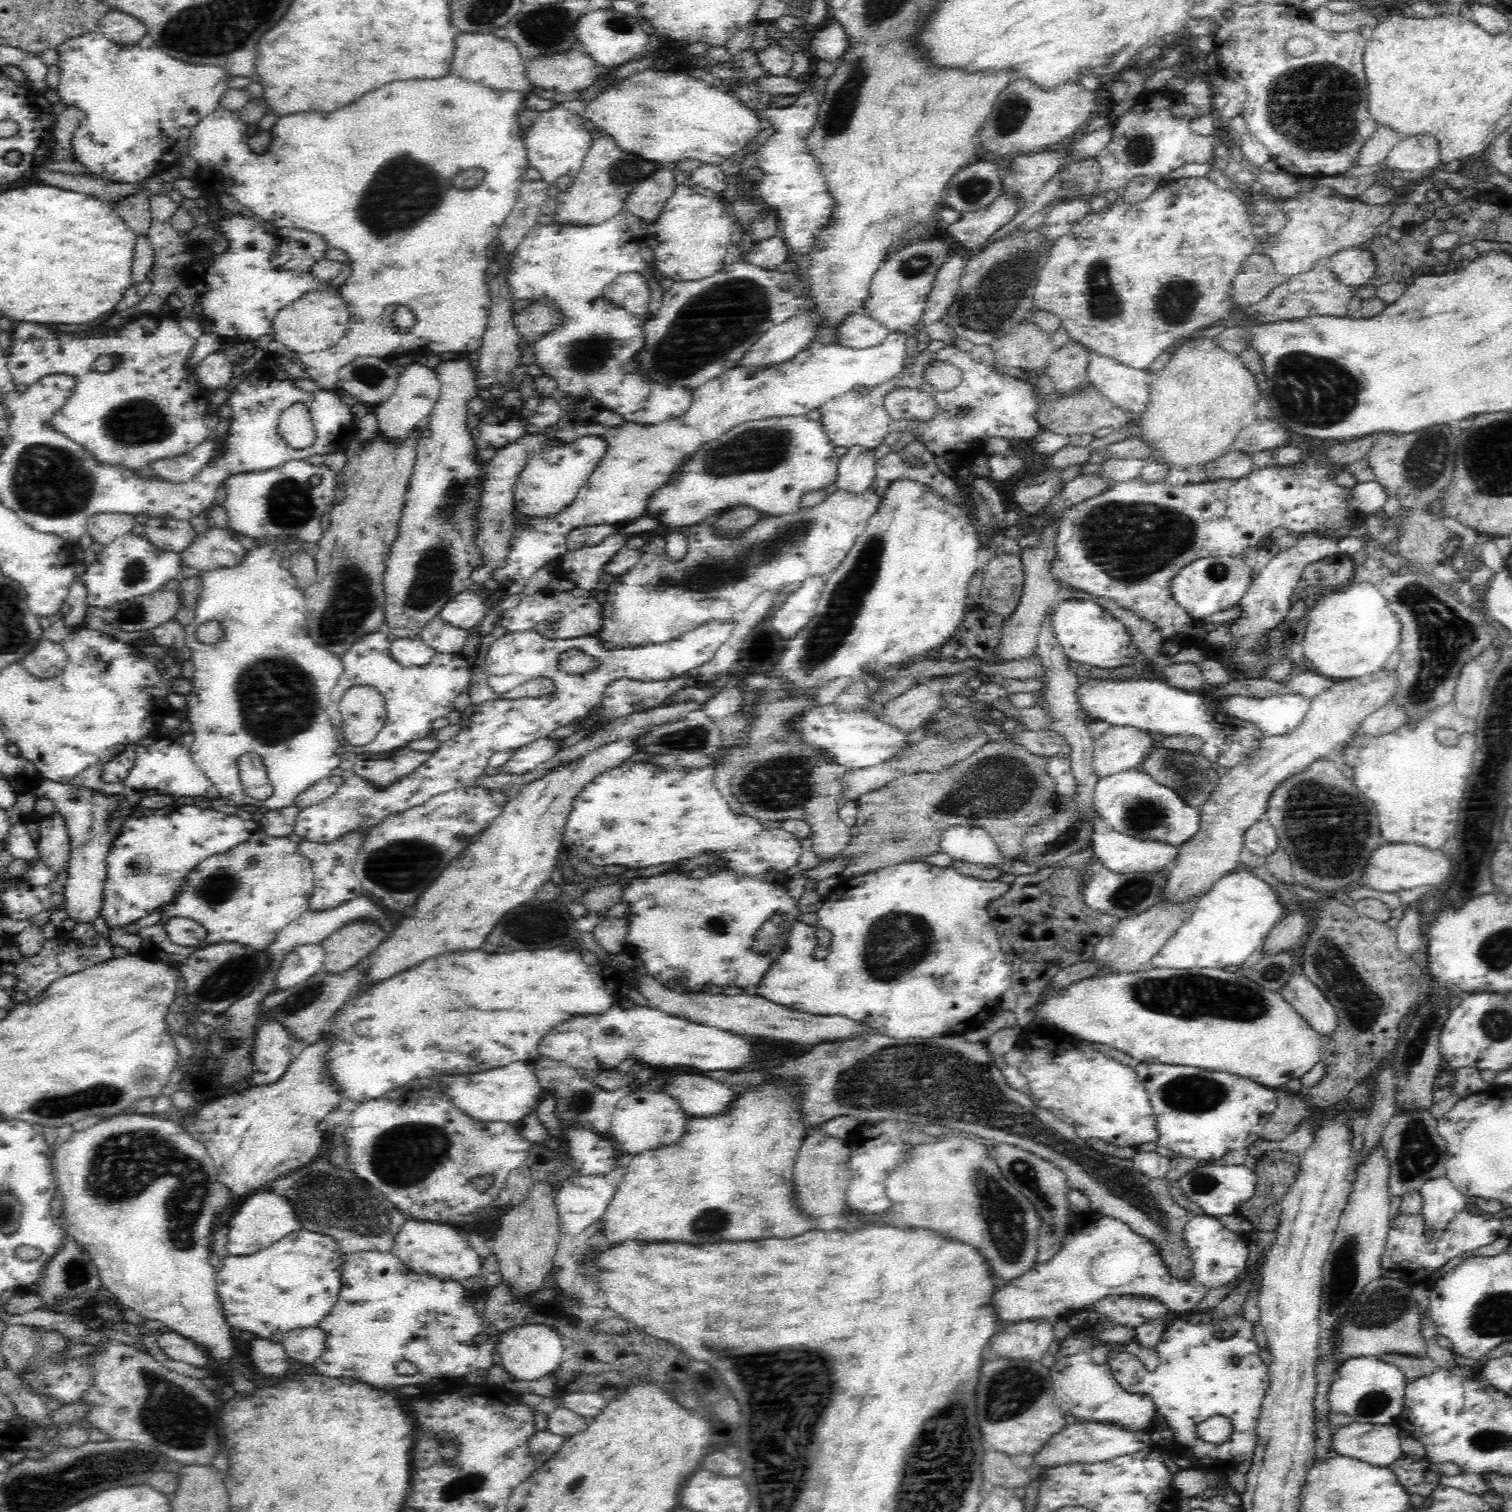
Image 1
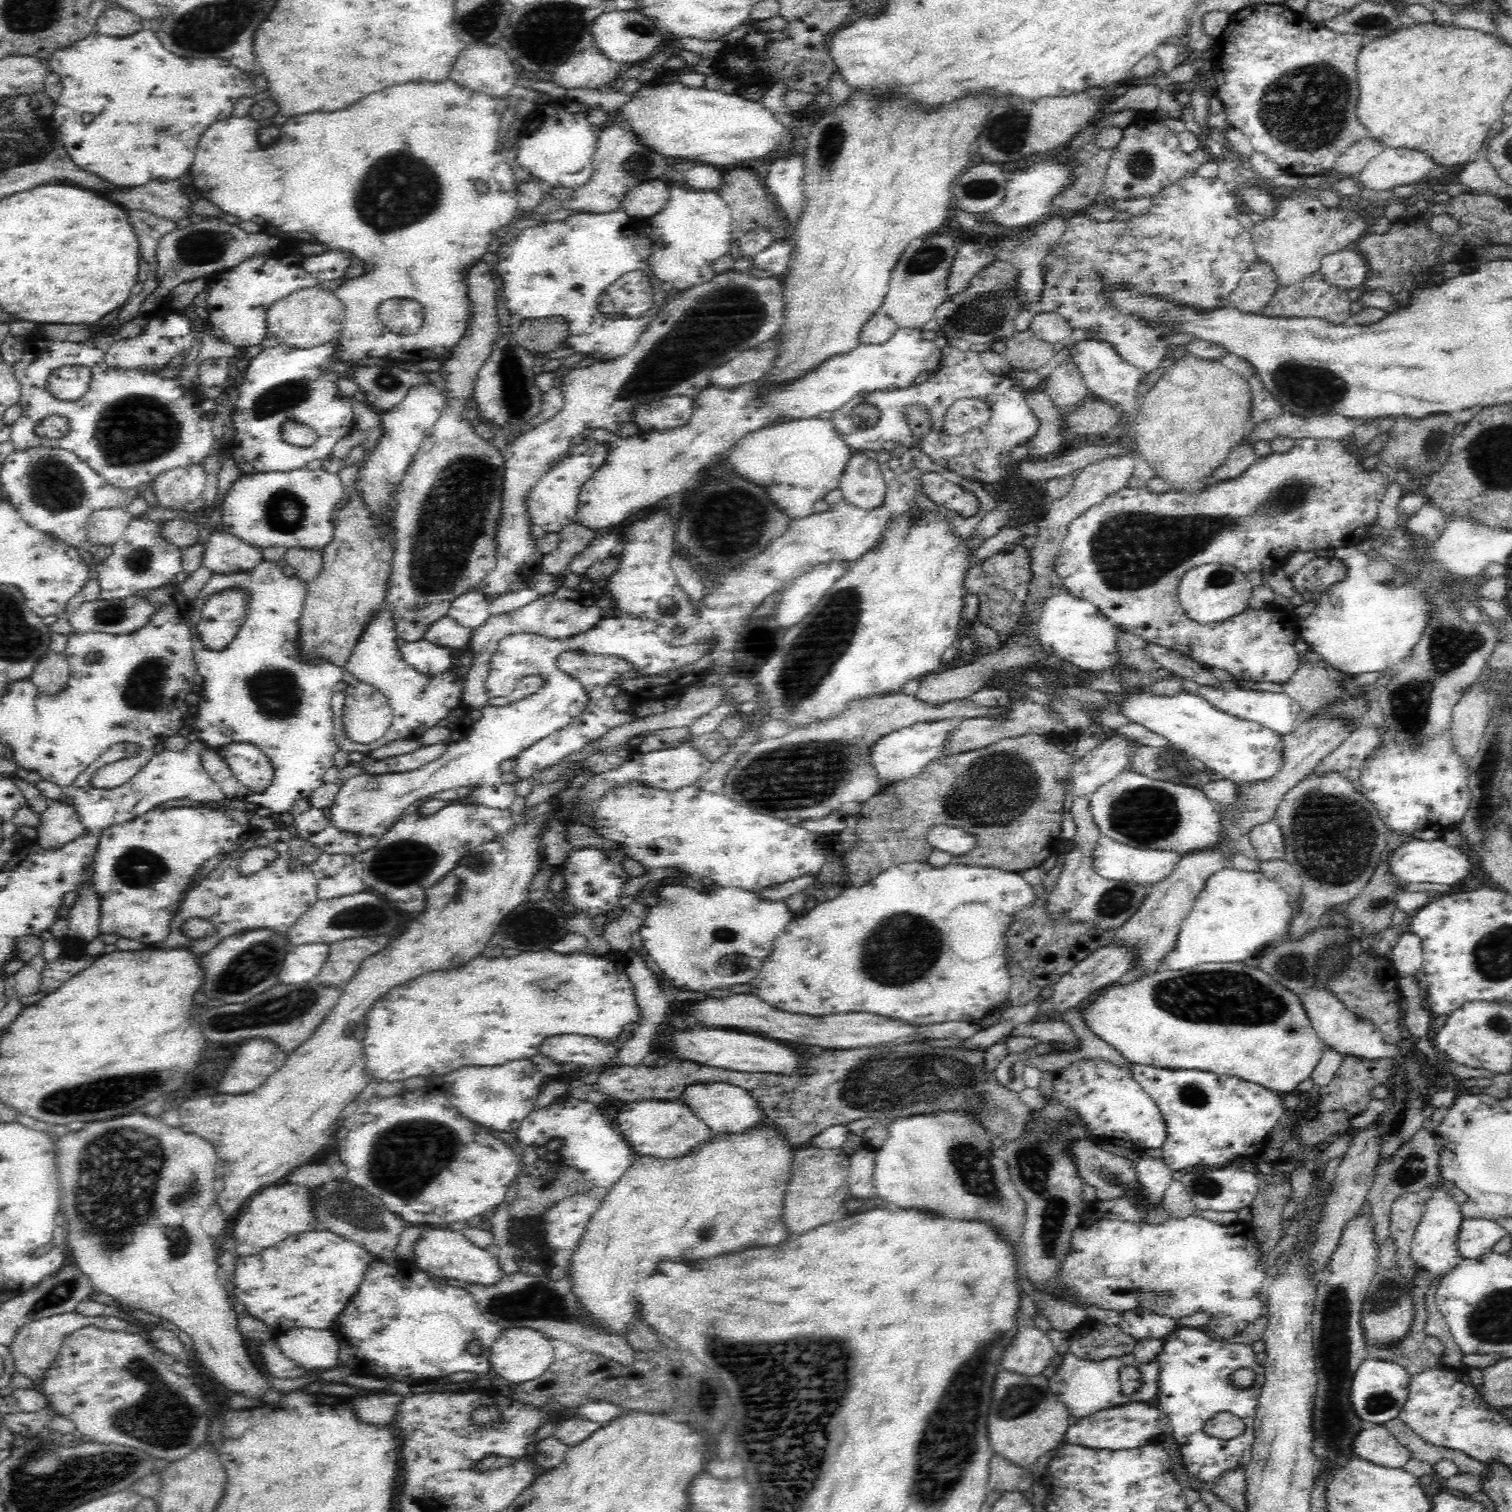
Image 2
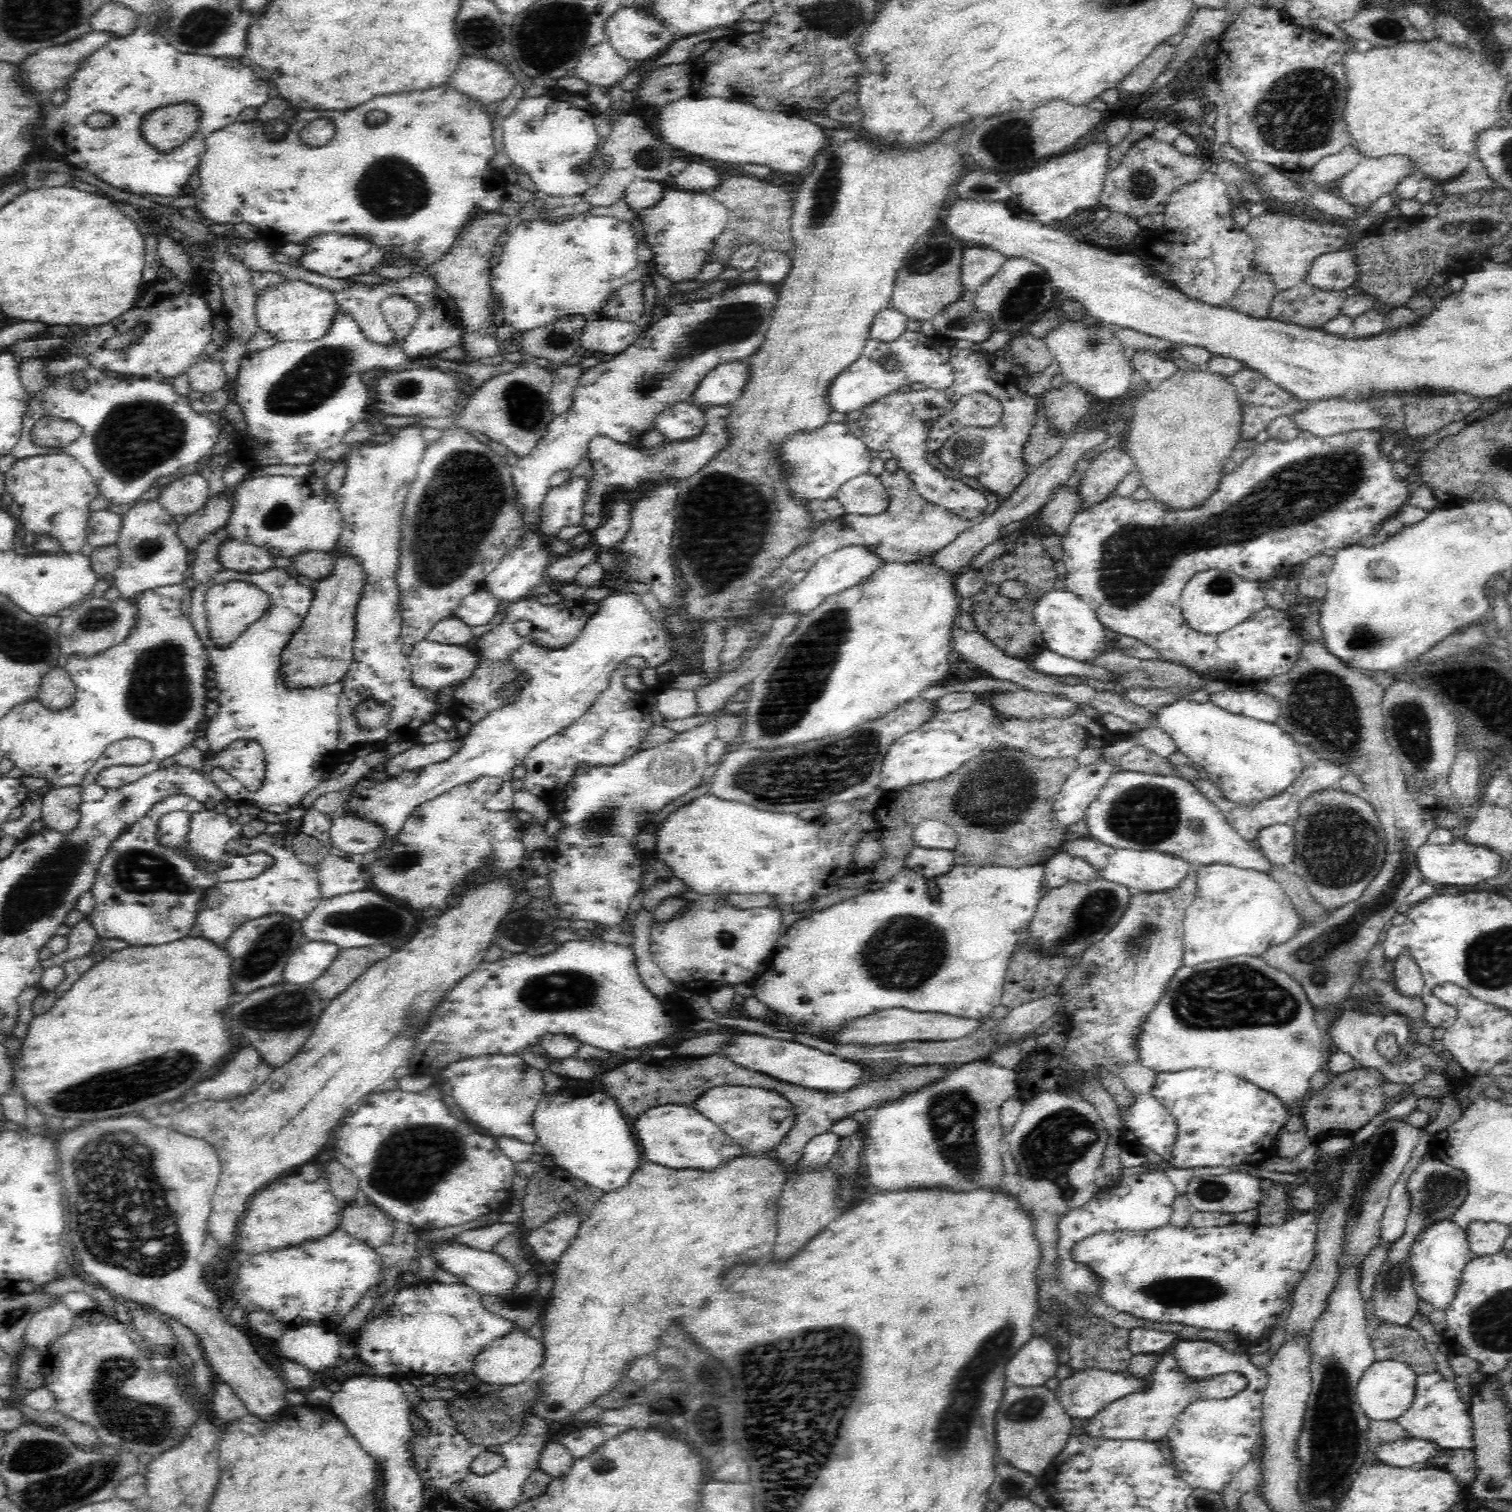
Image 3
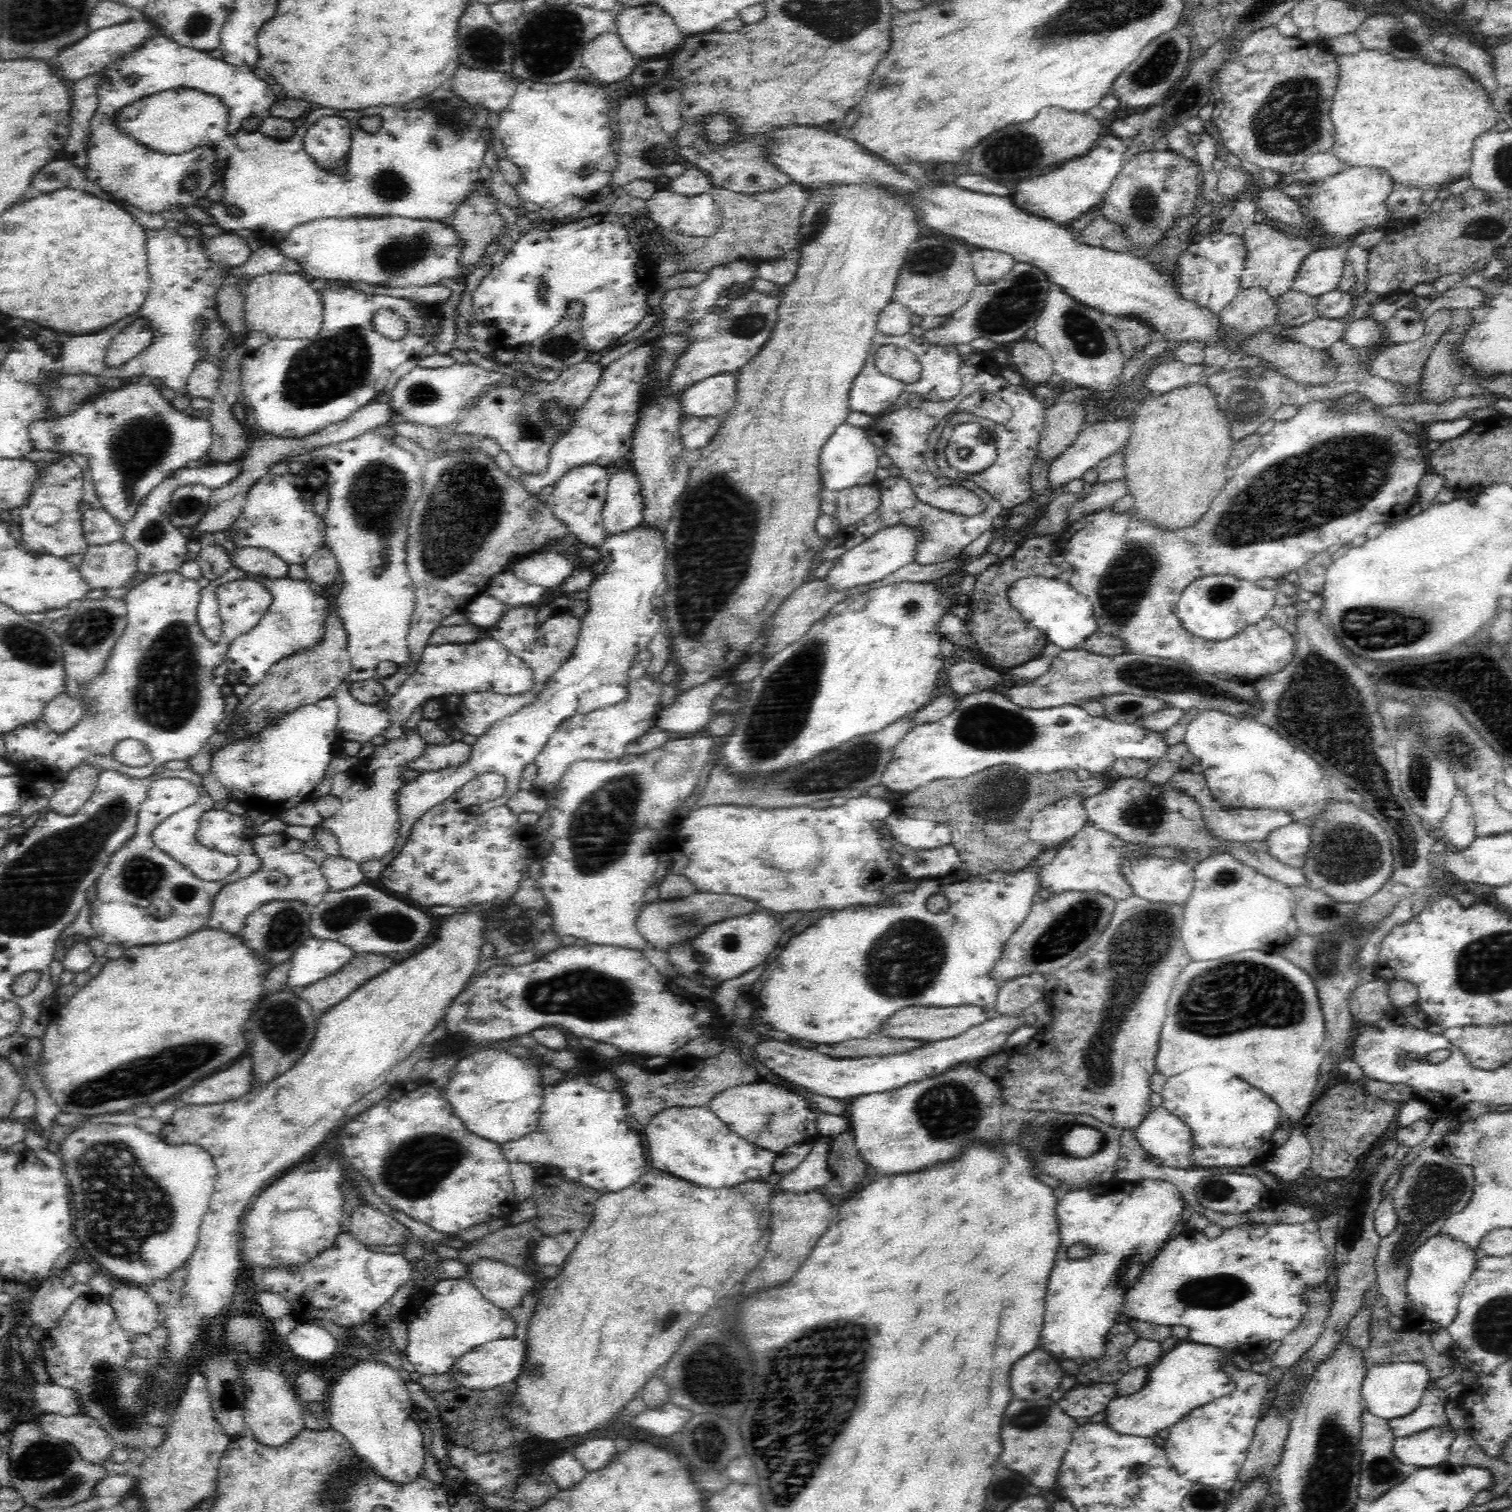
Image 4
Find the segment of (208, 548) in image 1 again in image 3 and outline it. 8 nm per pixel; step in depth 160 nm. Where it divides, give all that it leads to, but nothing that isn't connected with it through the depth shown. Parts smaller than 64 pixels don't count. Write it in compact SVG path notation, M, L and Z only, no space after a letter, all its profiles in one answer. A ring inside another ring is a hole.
M228 539L218 548L218 563L223 570L254 573L275 567L275 558L261 547Z

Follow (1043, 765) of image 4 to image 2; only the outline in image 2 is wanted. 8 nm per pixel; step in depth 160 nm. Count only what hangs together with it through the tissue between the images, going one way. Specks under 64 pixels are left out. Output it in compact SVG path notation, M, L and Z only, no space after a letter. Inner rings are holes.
M957 719L924 721L890 731L876 739L869 748L869 764L875 768L879 777L888 782L910 778L921 771L927 762L943 755L941 750L947 741L946 735L955 727L956 722Z

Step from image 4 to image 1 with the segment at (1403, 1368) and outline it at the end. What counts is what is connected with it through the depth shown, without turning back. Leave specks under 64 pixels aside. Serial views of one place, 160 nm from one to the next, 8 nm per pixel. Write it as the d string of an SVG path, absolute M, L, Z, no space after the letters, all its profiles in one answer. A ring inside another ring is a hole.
M1356 1357L1345 1360L1330 1383L1328 1404L1332 1411L1354 1418L1354 1422L1390 1425L1404 1408L1406 1378L1398 1367L1376 1357Z

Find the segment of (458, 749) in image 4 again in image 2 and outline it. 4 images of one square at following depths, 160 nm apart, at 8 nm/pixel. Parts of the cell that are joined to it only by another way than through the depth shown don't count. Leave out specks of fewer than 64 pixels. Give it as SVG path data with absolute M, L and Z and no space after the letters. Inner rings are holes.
M434 743L423 745L422 748L414 752L401 752L396 756L374 758L374 764L363 765L368 774L381 775L386 773L404 773L410 770L416 770L424 766L427 762L440 758L446 750L447 743Z

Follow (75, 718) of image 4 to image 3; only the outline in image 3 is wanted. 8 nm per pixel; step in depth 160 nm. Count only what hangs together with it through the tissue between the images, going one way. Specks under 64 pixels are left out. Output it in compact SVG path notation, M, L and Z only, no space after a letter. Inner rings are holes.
M52 666L46 674L43 674L37 698L44 703L44 706L63 709L73 701L74 697L75 684L67 669Z

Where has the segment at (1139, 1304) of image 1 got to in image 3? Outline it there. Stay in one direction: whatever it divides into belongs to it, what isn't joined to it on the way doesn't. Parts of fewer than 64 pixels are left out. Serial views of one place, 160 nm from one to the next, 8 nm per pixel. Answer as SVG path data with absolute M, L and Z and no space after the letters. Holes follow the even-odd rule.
M1146 1325L1132 1327L1129 1330L1129 1343L1132 1354L1147 1352L1167 1352L1177 1341L1174 1331L1154 1329Z

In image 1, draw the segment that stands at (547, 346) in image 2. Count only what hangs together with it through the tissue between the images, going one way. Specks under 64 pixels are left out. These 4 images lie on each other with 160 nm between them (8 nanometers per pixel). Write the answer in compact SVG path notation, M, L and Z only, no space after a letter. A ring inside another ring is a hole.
M542 297L514 312L512 317L522 341L532 342L560 326L562 311L554 299Z

